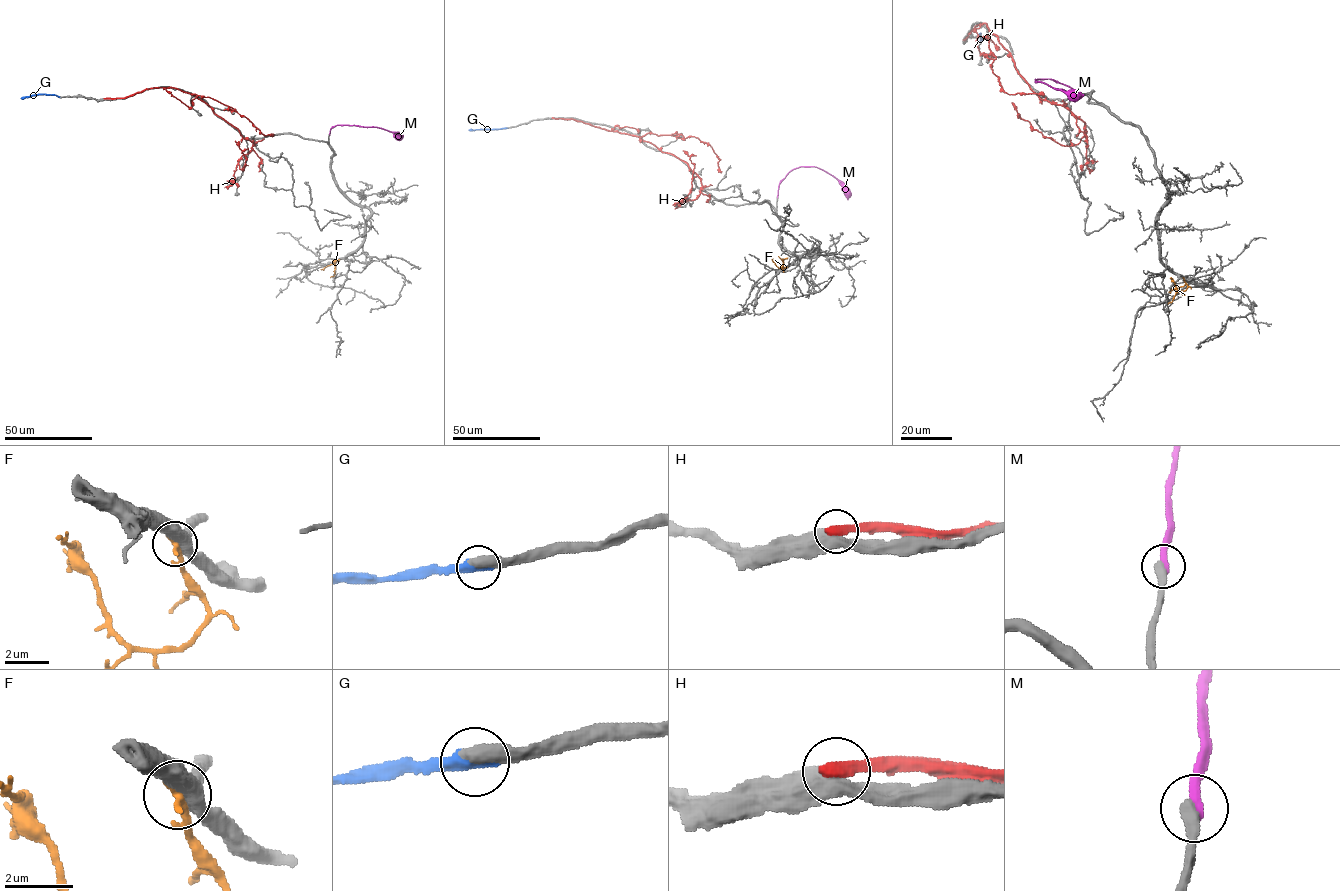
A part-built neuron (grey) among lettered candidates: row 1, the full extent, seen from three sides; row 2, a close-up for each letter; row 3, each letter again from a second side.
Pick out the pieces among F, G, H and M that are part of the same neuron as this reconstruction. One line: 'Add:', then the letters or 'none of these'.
Add: G

